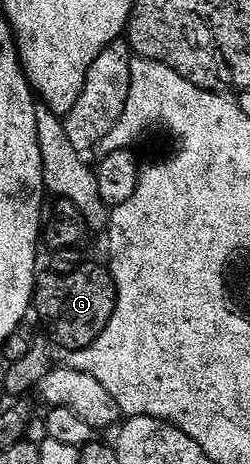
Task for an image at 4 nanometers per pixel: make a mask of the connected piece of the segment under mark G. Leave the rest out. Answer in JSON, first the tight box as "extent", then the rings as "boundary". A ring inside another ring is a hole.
{"extent":[34,263,117,353],"boundary":[[[86,263],[66,273],[44,270],[44,275],[42,272],[35,280],[34,314],[39,314],[40,321],[52,335],[50,338],[56,344],[59,342],[67,353],[78,353],[86,347],[94,347],[105,325],[109,325],[117,305],[117,285],[110,270],[106,266]]]}

